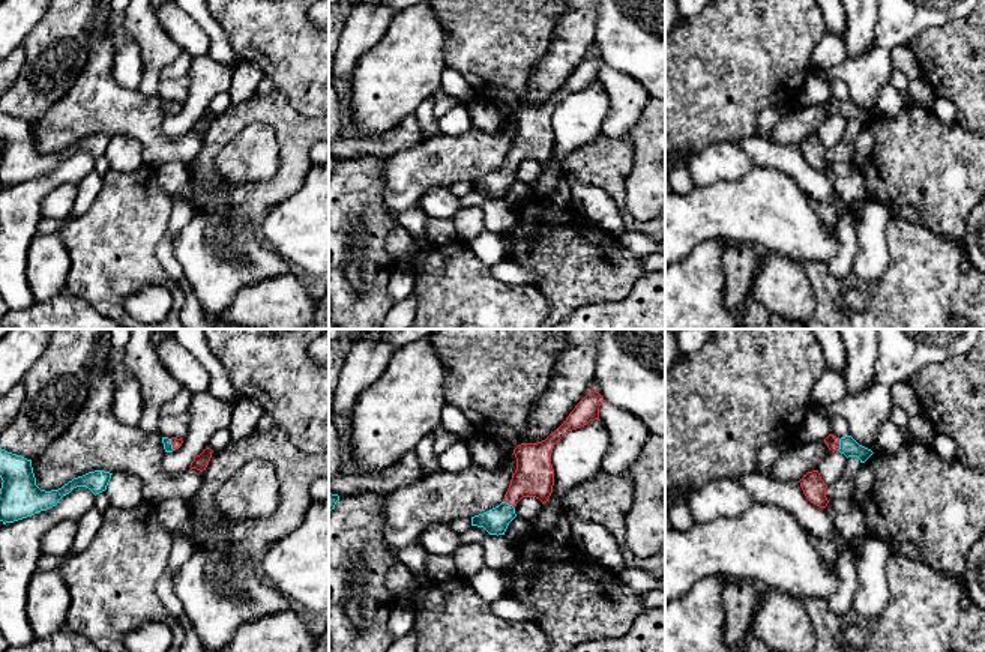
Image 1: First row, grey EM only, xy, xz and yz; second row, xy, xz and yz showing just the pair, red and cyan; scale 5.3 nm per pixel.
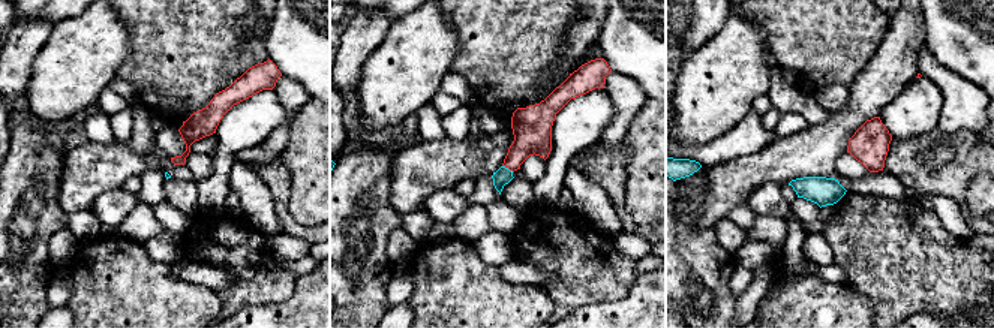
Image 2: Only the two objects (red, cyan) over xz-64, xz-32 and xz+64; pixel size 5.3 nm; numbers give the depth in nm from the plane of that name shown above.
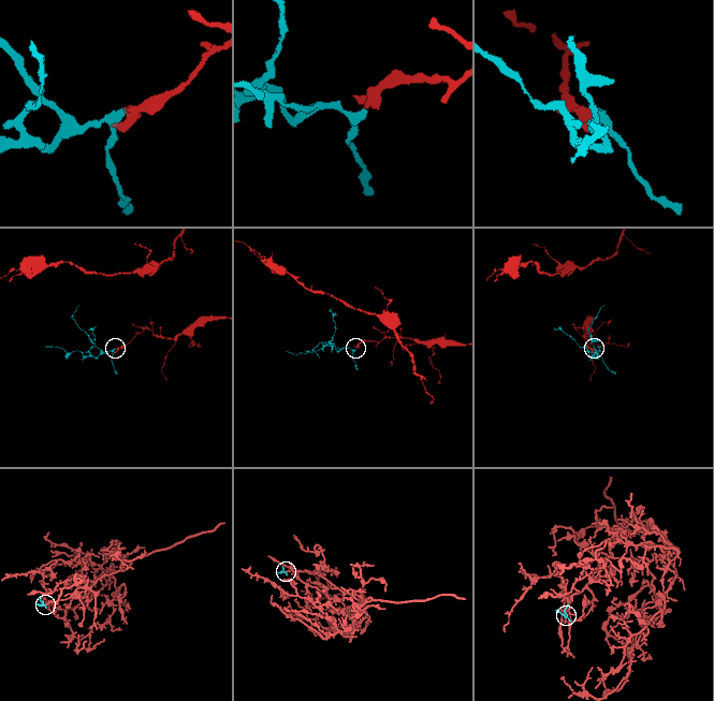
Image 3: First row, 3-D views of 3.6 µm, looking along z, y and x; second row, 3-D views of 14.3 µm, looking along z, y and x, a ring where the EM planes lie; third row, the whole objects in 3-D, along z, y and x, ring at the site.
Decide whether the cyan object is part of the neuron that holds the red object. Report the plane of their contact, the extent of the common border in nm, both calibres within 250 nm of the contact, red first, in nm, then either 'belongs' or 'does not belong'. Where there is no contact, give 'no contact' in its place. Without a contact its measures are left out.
xz | 80 nm | 200/140 nm | belongs

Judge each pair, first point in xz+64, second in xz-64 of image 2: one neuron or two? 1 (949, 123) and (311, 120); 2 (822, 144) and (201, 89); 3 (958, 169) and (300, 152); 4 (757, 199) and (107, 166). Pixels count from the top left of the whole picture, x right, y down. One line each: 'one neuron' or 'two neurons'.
1: two neurons
2: two neurons
3: two neurons
4: two neurons

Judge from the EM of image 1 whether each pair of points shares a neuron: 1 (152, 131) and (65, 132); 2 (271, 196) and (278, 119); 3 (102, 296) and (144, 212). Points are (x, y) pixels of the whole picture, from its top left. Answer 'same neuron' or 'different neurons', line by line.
1: same neuron
2: same neuron
3: same neuron

